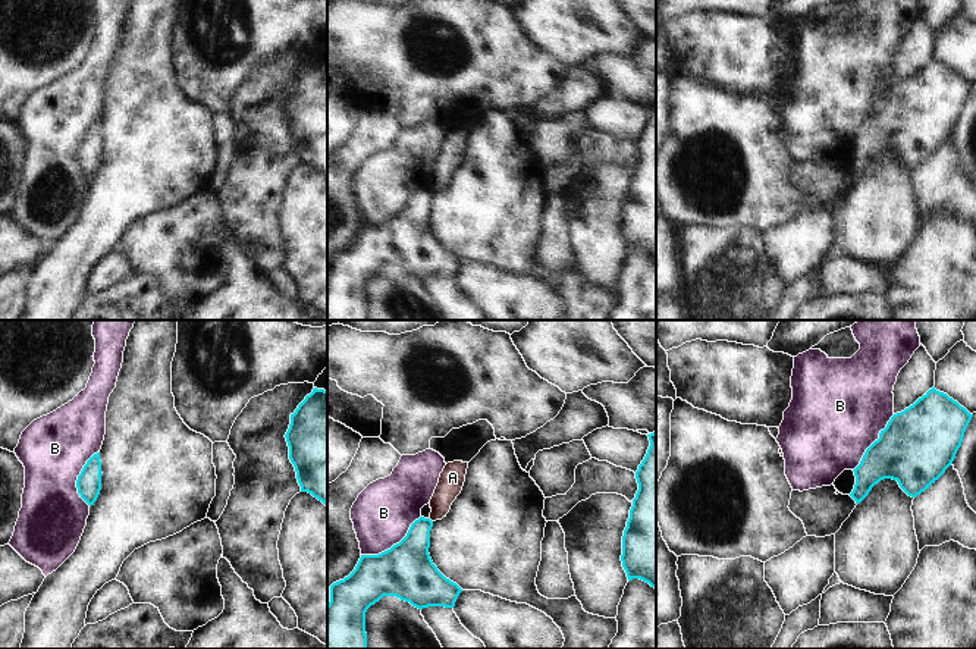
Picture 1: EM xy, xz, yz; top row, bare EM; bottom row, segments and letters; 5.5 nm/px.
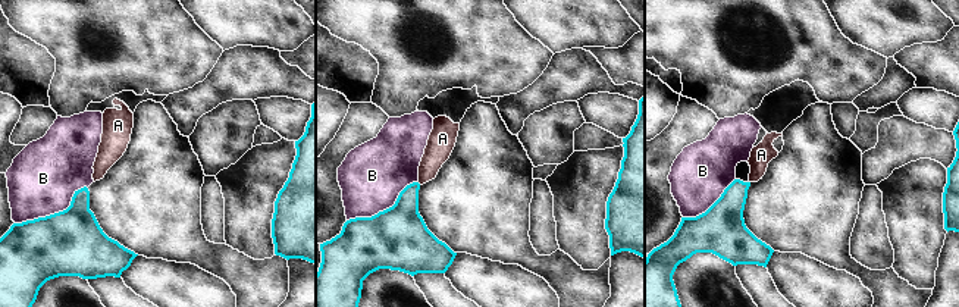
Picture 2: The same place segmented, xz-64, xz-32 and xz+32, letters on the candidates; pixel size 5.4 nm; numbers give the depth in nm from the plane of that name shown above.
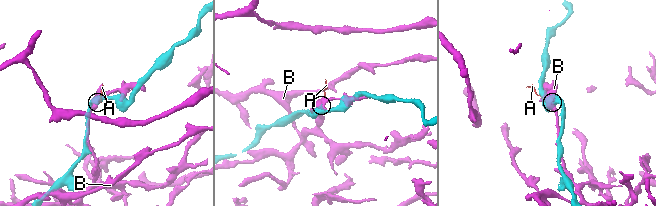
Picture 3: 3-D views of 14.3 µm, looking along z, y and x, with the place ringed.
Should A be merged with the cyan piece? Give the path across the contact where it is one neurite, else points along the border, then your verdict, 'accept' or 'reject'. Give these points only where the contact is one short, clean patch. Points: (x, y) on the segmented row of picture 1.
border xz (429, 519), (432, 521); reject

